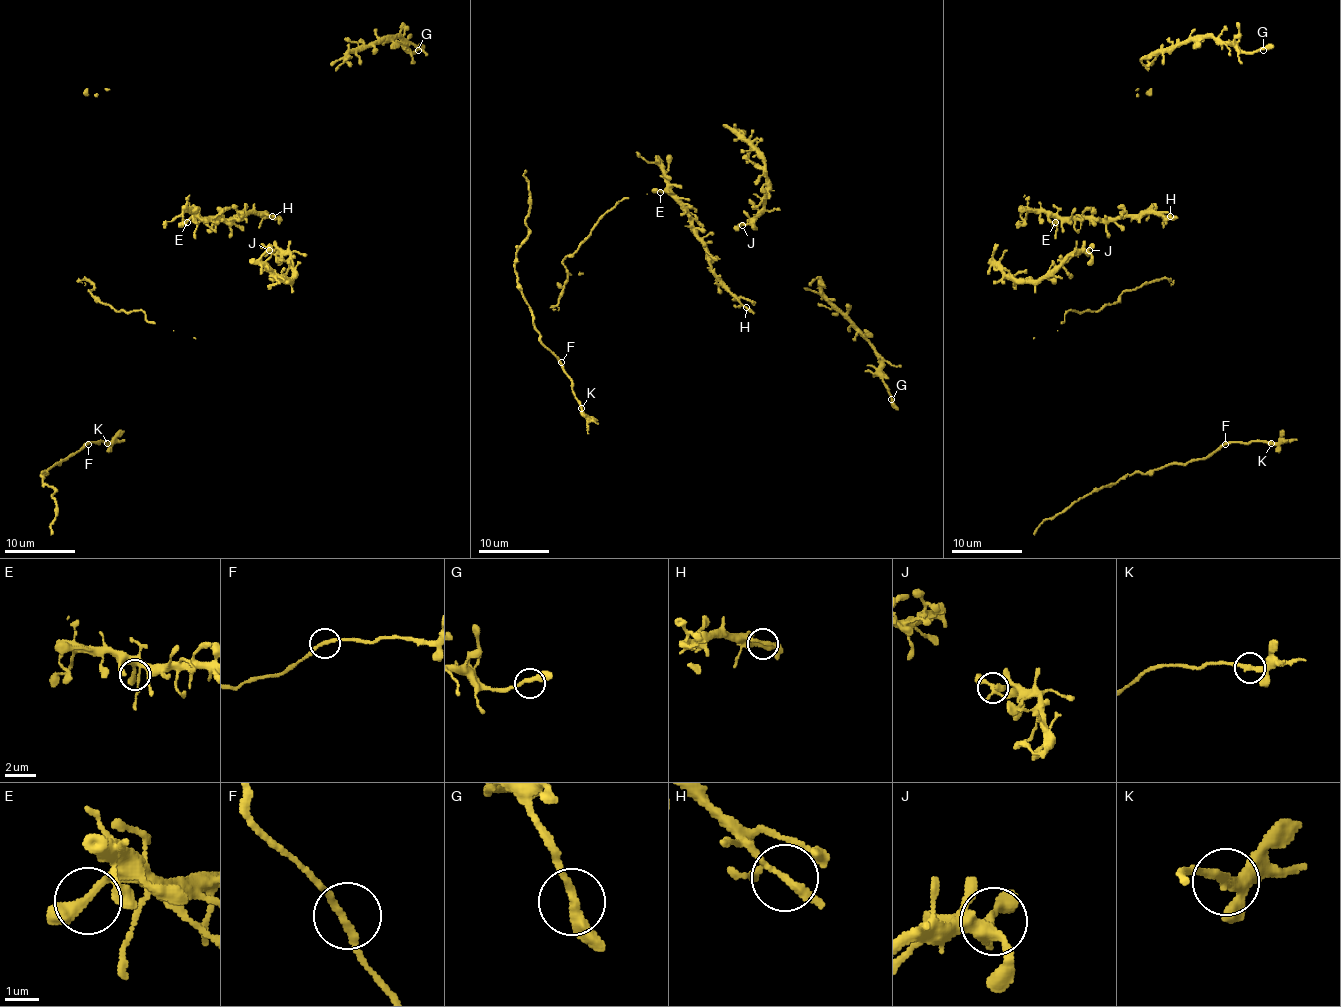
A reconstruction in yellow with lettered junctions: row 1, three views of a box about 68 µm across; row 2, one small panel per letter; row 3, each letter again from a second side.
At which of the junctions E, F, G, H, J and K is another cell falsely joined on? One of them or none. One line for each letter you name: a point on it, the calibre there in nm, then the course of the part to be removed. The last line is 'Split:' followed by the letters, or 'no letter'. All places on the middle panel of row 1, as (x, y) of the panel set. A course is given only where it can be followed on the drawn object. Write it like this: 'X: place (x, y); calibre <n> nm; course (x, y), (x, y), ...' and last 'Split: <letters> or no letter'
K: place (581, 408); calibre 260 nm; course (581, 408), (588, 433)
Split: K

